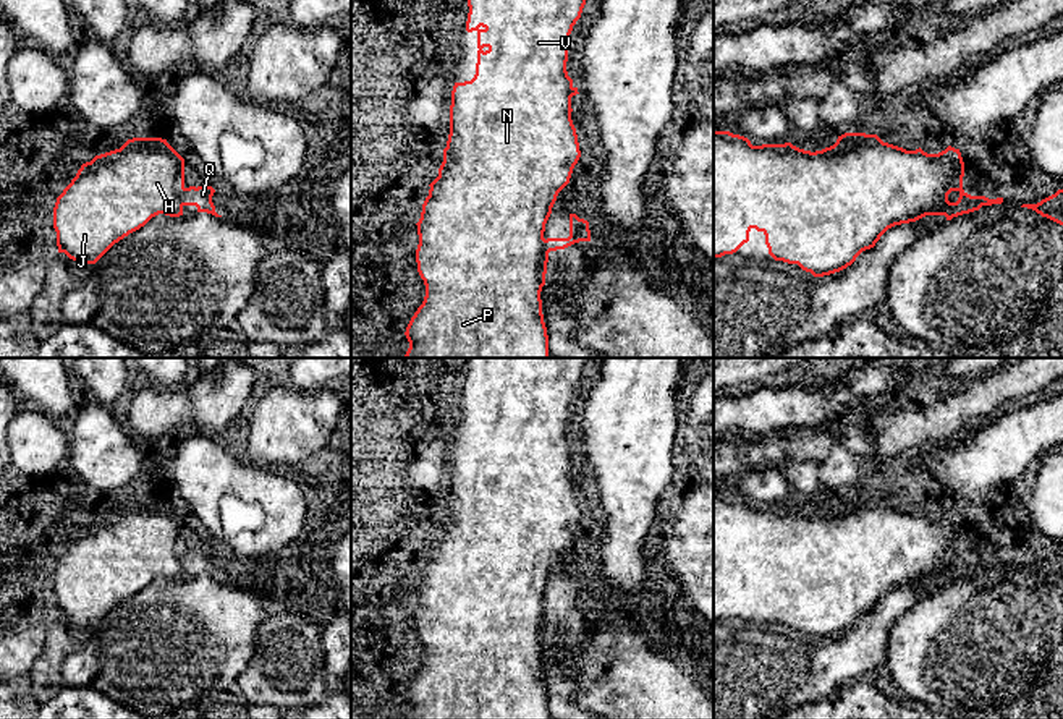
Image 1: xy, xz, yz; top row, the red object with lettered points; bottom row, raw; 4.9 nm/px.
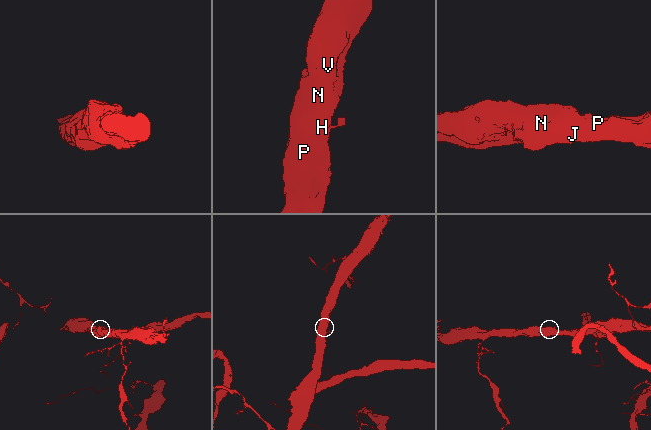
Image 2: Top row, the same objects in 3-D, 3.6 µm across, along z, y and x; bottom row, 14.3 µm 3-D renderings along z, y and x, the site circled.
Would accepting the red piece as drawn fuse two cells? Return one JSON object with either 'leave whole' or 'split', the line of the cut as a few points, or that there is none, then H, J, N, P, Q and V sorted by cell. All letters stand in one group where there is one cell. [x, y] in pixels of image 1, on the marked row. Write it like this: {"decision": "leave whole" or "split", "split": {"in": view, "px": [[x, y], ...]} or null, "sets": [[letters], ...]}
{"decision": "split", "split": {"in": "xy", "px": [[185, 188], [183, 204]]}, "sets": [["H", "J", "N", "P", "V"], ["Q"]]}

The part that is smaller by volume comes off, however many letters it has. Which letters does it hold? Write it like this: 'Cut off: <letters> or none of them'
Cut off: Q

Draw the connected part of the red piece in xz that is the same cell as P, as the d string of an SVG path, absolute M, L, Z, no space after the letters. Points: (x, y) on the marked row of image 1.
M468 0L466 31L477 32L477 63L471 81L455 83L450 105L450 134L443 149L438 177L429 185L417 225L417 272L426 296L406 327L409 348L404 358L548 358L548 335L542 314L540 291L545 285L548 249L544 232L558 193L570 183L581 157L576 128L571 120L571 97L579 94L568 76L568 45L573 26L581 18L586 0Z

